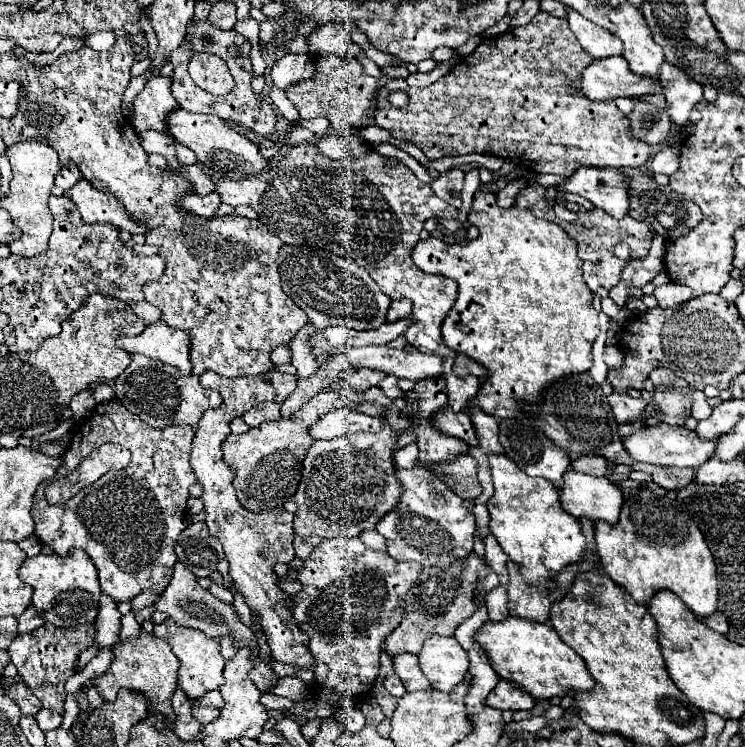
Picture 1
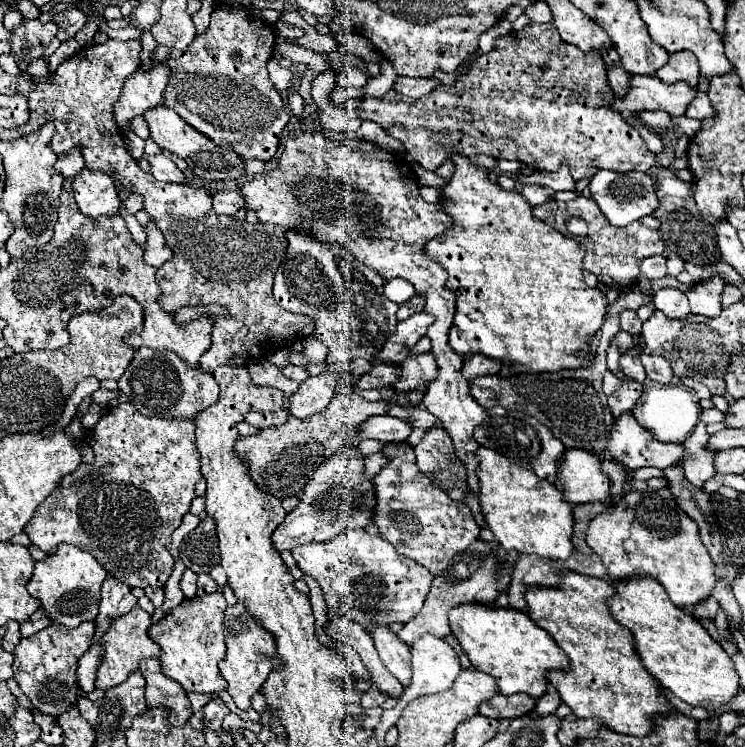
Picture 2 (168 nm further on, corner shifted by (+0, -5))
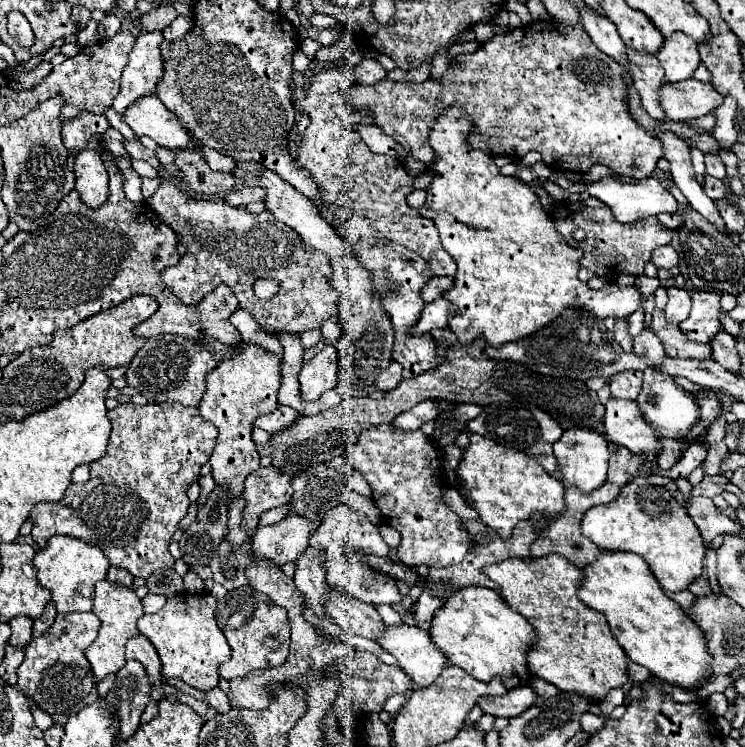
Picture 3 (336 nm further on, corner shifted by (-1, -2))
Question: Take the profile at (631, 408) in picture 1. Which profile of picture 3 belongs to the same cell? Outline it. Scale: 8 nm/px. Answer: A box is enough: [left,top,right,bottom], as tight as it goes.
[610,369,642,401]

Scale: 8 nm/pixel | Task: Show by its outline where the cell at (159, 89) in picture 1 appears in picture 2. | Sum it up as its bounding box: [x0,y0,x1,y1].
[113,60,171,130]

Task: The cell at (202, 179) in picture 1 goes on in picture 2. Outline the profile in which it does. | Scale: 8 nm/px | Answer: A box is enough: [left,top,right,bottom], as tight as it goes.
[143,154,185,182]

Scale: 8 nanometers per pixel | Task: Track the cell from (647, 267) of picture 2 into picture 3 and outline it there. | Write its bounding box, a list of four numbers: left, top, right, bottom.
[652,245,680,269]

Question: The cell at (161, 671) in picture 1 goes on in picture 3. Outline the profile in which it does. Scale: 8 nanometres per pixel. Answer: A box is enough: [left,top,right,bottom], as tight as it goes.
[86,581,144,681]

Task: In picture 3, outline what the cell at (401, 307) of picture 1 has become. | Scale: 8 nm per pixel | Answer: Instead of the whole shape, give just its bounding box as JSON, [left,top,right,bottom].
[420,277,452,303]

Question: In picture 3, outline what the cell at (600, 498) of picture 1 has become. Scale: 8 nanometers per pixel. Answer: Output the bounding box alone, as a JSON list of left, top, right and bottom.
[554,429,608,493]

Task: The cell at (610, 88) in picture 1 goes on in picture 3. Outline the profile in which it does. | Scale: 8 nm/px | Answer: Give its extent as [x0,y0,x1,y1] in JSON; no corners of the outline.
[660,79,724,121]

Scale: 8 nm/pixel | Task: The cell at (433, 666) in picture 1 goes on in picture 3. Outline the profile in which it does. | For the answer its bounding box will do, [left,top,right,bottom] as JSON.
[378,627,448,687]

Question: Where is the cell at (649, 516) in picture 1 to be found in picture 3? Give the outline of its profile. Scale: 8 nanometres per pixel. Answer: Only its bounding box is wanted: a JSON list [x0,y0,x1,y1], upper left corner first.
[582,477,706,593]

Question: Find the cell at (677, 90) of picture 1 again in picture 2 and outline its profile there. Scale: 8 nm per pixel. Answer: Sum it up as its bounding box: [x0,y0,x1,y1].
[655,52,699,88]

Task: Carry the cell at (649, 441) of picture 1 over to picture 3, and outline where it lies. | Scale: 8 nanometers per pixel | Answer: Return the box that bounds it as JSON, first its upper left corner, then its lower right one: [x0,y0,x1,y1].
[606,399,660,465]

